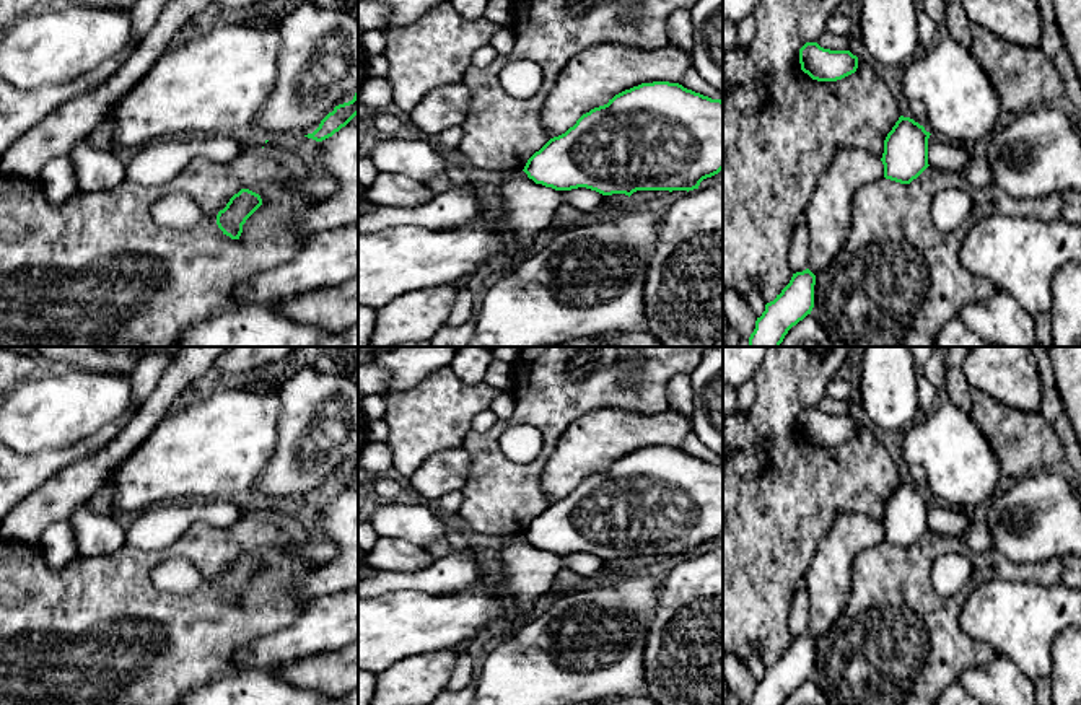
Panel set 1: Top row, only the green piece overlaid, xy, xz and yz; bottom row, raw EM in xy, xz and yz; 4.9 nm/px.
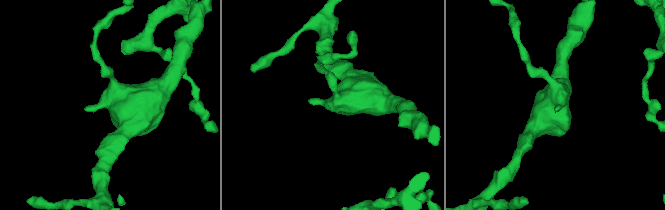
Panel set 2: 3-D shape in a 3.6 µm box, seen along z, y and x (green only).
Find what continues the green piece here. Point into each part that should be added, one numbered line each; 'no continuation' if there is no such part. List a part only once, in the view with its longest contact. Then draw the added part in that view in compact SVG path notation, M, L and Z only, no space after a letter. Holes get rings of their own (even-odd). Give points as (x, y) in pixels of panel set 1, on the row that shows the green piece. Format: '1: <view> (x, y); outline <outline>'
no continuation

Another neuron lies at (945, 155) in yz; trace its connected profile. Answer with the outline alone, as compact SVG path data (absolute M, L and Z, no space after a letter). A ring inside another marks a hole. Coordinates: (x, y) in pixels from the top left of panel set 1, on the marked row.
M936 135L928 138L928 164L931 168L961 176L962 168L969 161L970 155L961 143L952 143Z

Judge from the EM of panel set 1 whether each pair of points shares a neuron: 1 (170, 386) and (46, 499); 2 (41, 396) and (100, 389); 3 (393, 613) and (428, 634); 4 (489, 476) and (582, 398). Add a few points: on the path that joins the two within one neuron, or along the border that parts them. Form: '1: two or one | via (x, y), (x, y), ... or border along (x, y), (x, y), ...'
1: one | via (147, 419), (96, 469), (78, 482)
2: one | via (56, 396), (85, 396)
3: one | via (401, 621), (420, 626)
4: one | via (516, 476), (525, 476), (544, 456), (554, 425)

